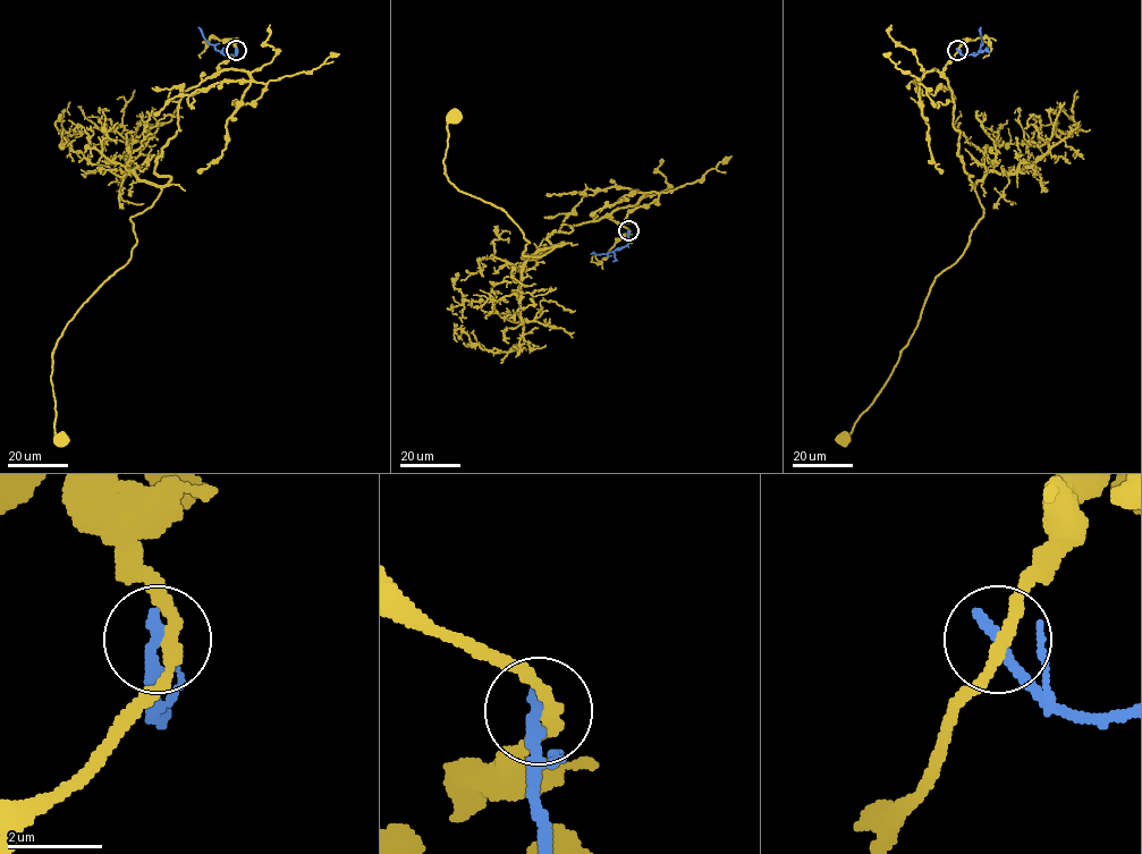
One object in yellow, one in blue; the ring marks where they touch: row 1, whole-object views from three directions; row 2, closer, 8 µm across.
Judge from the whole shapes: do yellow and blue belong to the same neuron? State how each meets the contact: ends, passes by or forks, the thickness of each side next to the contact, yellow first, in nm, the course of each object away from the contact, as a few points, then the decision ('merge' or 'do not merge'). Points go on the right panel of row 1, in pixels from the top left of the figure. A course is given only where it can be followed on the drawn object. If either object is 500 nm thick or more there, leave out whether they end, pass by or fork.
yellow passes by; blue ends; calibres 280 and 280 nm; course yellow (957, 50), (942, 73), (958, 155), (983, 216), (964, 251), (936, 277), (888, 380), (844, 440); course blue (957, 50), (962, 55), (975, 55), (981, 43), (980, 27); do not merge

